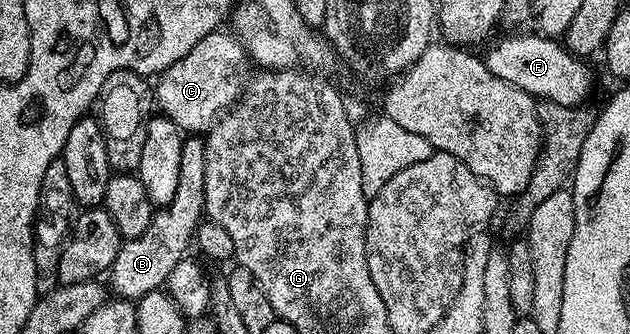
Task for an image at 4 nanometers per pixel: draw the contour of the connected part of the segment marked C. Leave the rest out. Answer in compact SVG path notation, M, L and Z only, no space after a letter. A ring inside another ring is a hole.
M219 31L204 35L184 59L176 59L172 67L168 67L156 81L156 109L161 116L170 117L172 123L182 128L183 134L202 135L209 130L210 126L227 112L239 100L240 88L238 89L238 70L242 71L248 62L248 54L245 45L230 31Z

